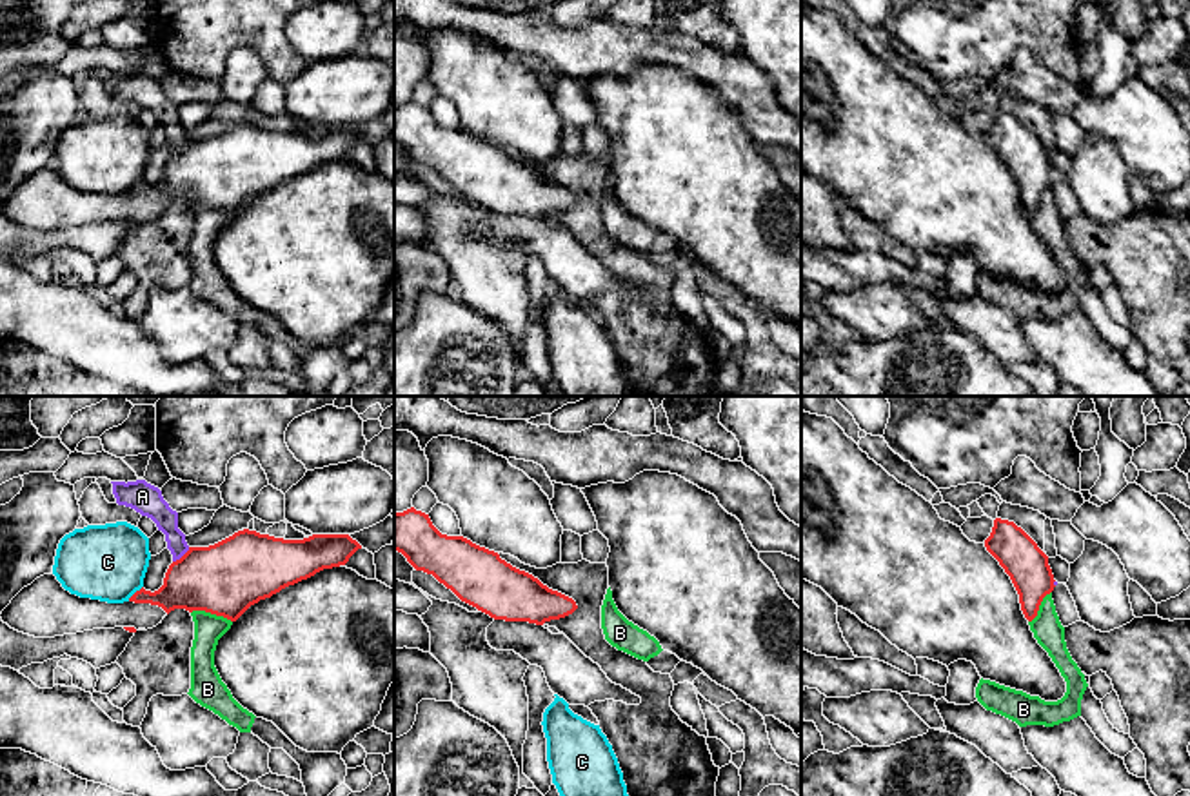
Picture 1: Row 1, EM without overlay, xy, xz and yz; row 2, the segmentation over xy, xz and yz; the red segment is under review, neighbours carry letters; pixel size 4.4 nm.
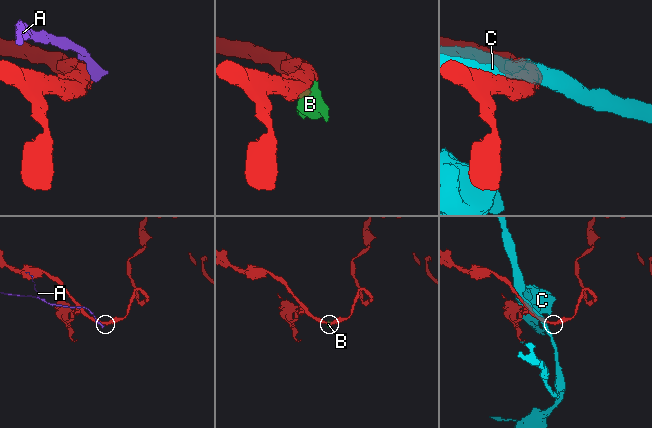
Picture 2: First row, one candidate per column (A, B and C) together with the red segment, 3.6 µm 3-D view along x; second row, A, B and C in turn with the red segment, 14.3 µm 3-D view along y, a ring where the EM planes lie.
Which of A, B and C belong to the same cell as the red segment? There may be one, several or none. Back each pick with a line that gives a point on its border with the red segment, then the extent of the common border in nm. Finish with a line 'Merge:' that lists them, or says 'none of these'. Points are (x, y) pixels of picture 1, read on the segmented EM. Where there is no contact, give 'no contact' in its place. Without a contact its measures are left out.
Merge: none of these

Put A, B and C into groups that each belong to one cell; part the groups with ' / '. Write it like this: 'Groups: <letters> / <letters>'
Groups: A B / C

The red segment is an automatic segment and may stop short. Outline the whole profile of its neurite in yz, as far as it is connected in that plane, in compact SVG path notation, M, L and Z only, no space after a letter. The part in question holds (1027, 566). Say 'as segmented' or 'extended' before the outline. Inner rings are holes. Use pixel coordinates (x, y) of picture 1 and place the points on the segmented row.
as segmented; M1001 518L994 520L985 547L1010 576L1019 594L1021 611L1032 622L1043 598L1056 587L1048 556L1021 527Z

